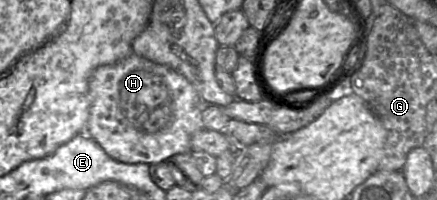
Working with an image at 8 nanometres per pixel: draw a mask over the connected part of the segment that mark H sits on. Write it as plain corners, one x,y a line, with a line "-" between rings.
134,53
116,63
96,68
89,79
89,94
91,104
85,134
112,159
127,164
152,165
176,154
192,153
191,137
204,129
202,112
209,105
182,74

